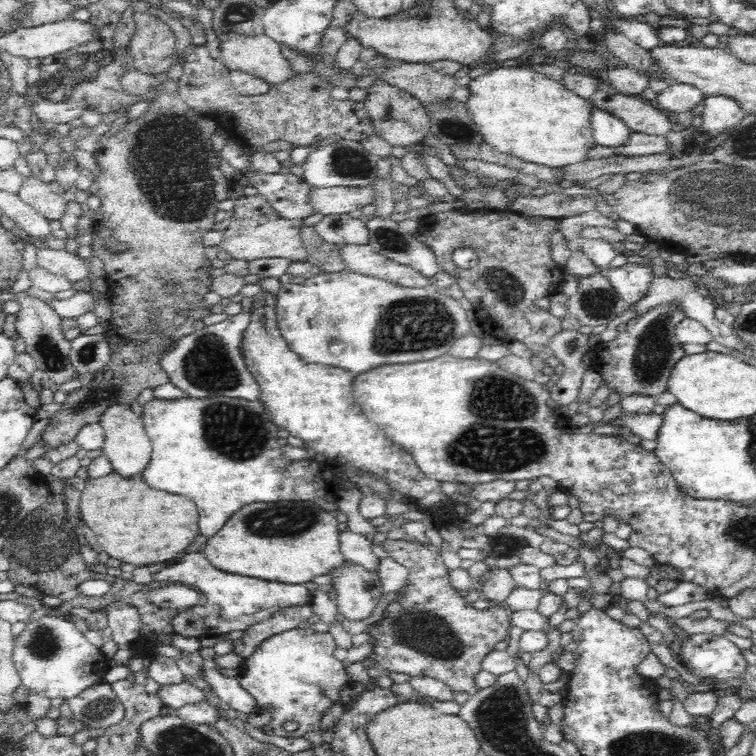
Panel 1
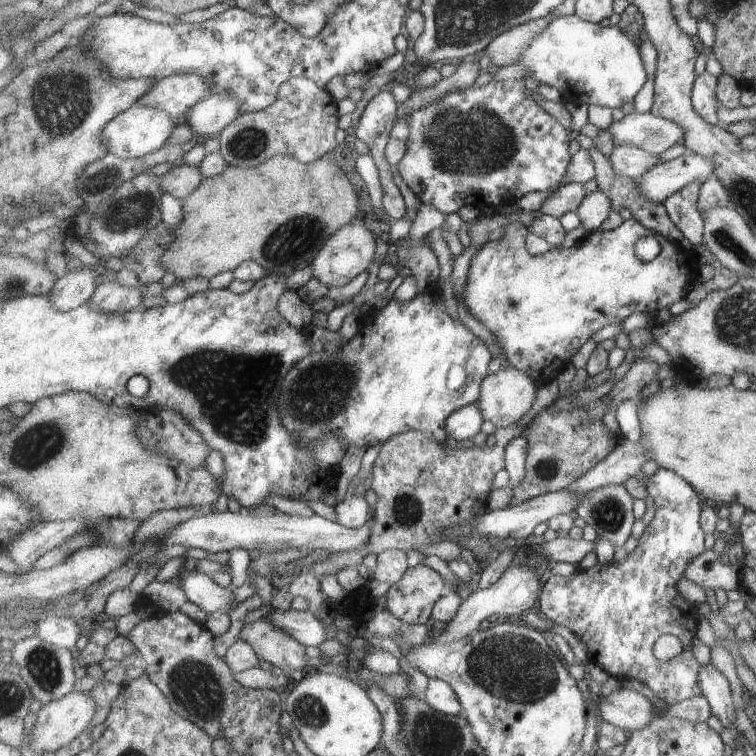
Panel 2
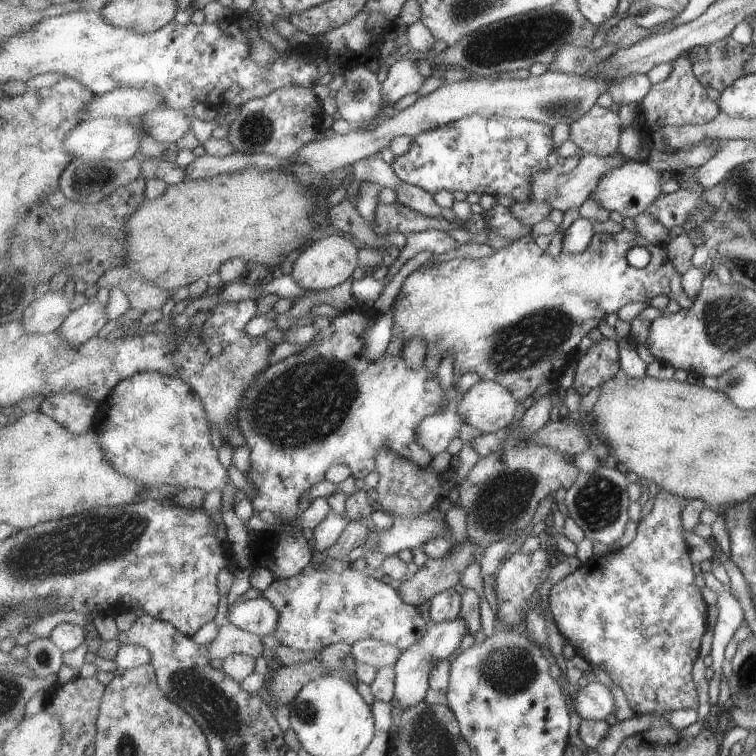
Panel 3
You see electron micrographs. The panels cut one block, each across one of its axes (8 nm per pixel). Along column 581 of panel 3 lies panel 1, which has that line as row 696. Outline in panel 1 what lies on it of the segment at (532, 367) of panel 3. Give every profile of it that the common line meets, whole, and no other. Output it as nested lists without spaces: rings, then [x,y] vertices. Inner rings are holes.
[[[296,627],[275,635],[260,643],[252,656],[243,660],[238,669],[239,681],[242,688],[249,692],[258,704],[258,707],[272,707],[276,709],[276,714],[270,724],[263,728],[263,732],[276,736],[295,736],[302,738],[306,732],[316,732],[321,727],[322,717],[326,716],[328,710],[332,710],[332,704],[340,700],[340,690],[346,684],[352,683],[342,661],[334,657],[334,638],[329,632],[316,632],[310,627],[307,629]],[[287,720],[299,723],[299,728],[295,732],[286,732],[283,724]]]

